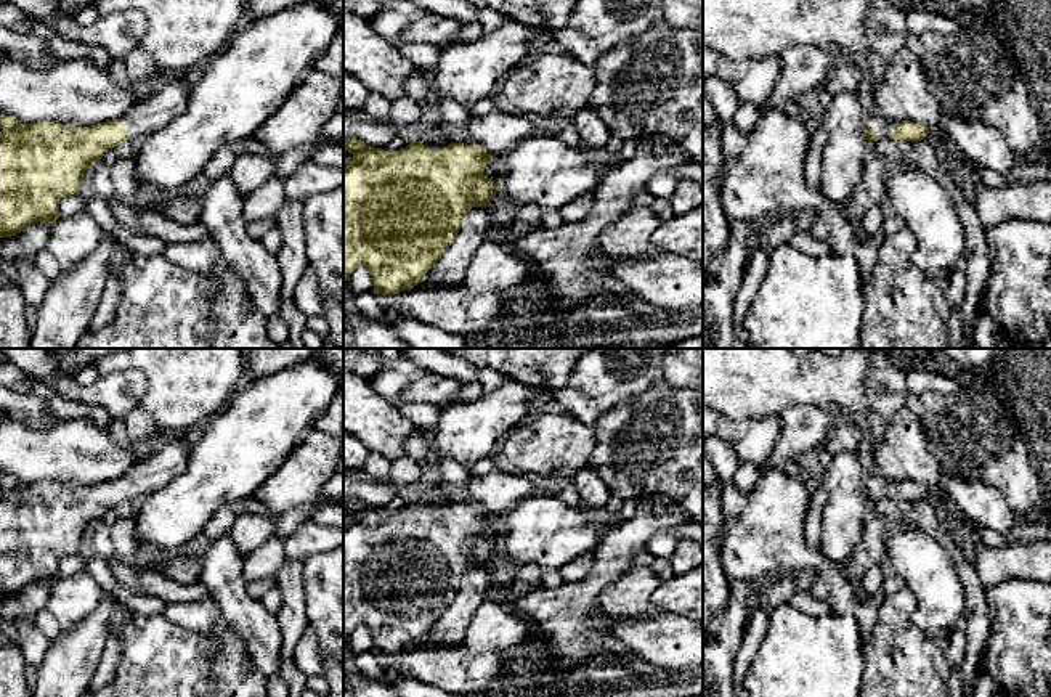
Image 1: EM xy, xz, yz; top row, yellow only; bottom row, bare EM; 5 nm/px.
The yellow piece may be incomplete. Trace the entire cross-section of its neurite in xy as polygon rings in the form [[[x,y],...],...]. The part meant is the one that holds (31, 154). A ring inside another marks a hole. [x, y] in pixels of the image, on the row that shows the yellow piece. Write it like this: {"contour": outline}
{"contour": [[[180,74],[167,75],[162,87],[148,100],[135,103],[125,119],[90,127],[61,125],[50,120],[21,124],[11,116],[0,114],[0,238],[16,236],[34,222],[47,222],[53,226],[59,218],[59,201],[80,193],[87,169],[101,162],[103,156],[119,143],[138,141],[170,124],[186,111],[189,92]]]}

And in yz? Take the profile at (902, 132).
{"contour": [[[874,111],[865,122],[865,137],[870,143],[879,138],[891,138],[899,143],[924,140],[929,128],[923,124],[903,120],[891,122]]]}

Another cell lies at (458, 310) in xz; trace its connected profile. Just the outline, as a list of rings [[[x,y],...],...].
[[[462,283],[452,287],[417,286],[385,296],[383,302],[392,316],[409,316],[446,332],[465,336],[489,326],[505,307],[502,292],[472,292]]]

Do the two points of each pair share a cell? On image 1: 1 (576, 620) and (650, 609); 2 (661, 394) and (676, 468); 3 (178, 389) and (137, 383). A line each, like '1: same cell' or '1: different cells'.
1: different cells
2: same cell
3: different cells

